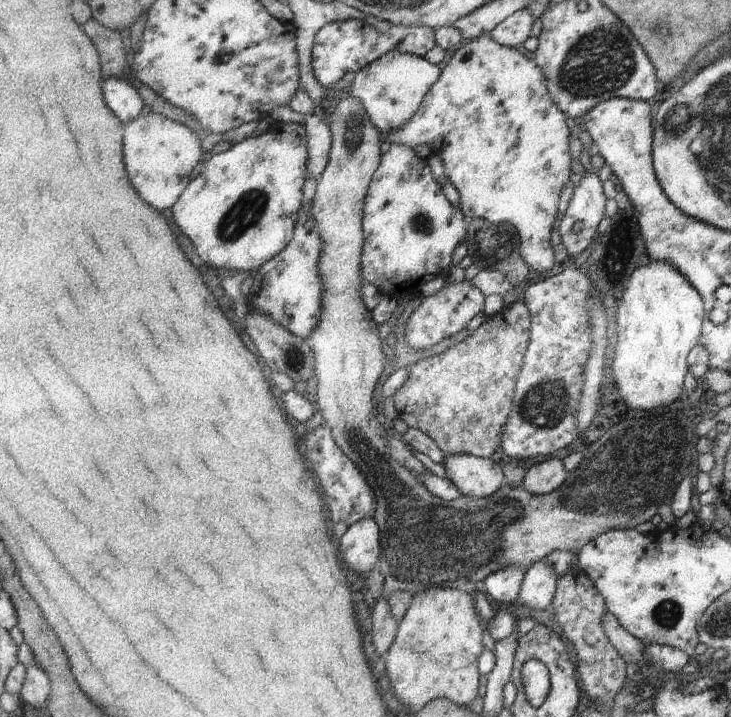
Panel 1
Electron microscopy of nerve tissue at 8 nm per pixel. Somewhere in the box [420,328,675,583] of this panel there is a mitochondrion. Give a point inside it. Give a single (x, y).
(545, 404)

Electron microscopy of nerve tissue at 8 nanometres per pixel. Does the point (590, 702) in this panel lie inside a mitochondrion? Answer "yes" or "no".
no

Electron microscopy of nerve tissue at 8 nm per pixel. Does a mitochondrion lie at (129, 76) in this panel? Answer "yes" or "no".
no

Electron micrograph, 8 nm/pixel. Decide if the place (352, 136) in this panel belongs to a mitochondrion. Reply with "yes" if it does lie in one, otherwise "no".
yes

